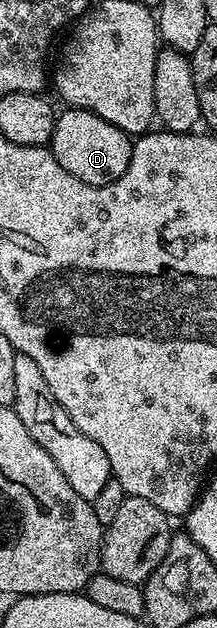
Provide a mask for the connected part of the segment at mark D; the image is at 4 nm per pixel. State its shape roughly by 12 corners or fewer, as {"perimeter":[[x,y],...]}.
{"perimeter":[[87,110],[55,117],[48,148],[84,184],[128,172],[134,143]]}

